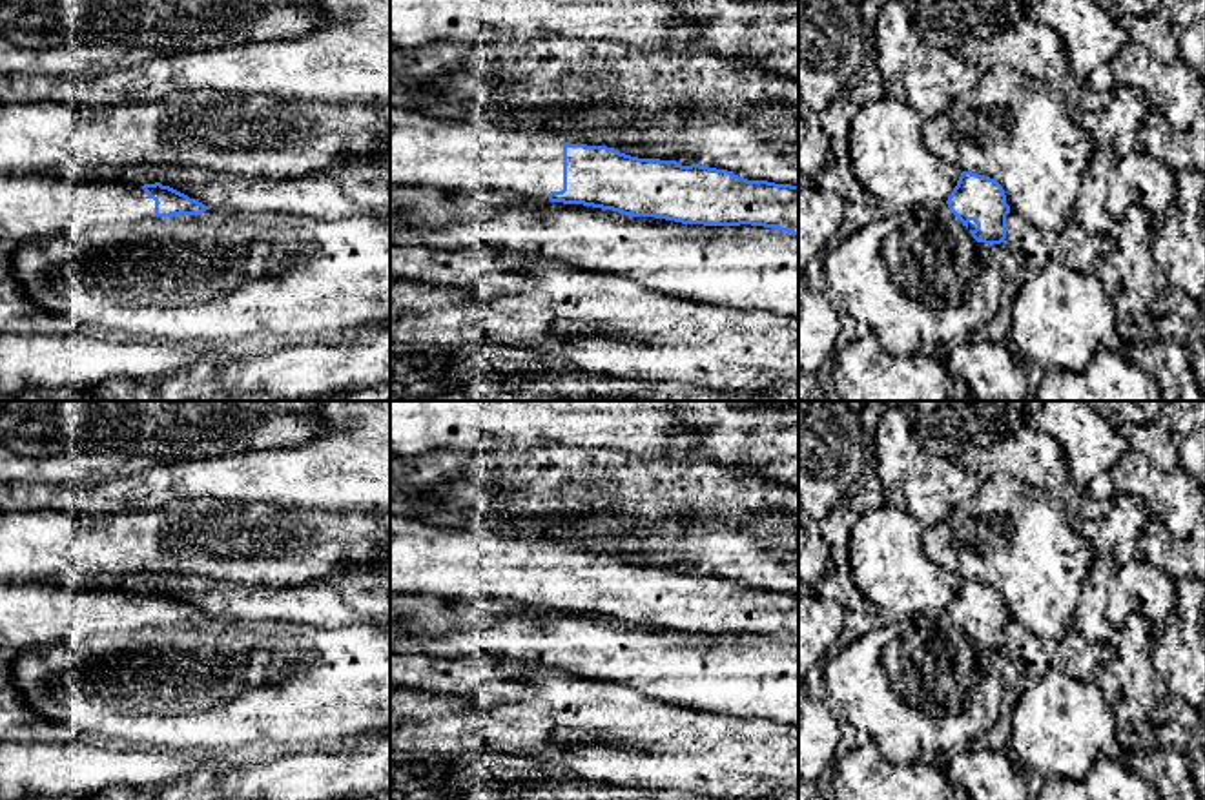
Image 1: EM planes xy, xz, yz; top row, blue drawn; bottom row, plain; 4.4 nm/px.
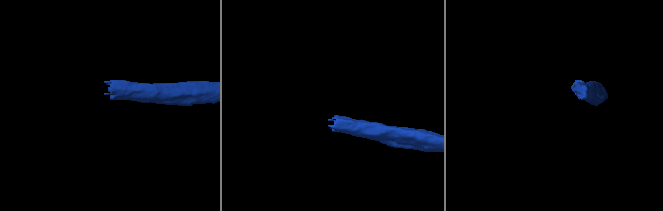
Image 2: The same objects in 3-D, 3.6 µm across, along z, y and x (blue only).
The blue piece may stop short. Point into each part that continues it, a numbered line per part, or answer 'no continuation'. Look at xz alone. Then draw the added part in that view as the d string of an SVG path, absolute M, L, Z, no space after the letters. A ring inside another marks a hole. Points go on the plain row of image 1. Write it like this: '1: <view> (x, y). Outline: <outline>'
1: xz (469, 564). Outline: M390 514L390 592L430 594L430 596L452 598L452 600L507 598L520 605L529 605L534 609L549 609L551 600L563 598L563 549L552 541L505 538L505 536L492 532L485 525L476 525L467 530L463 528L450 530L450 528L432 527L432 525L419 523L416 519Z

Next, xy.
1: xy (31, 615). Outline: M0 583L0 649L24 652L146 625L155 625L155 609L137 590Z

